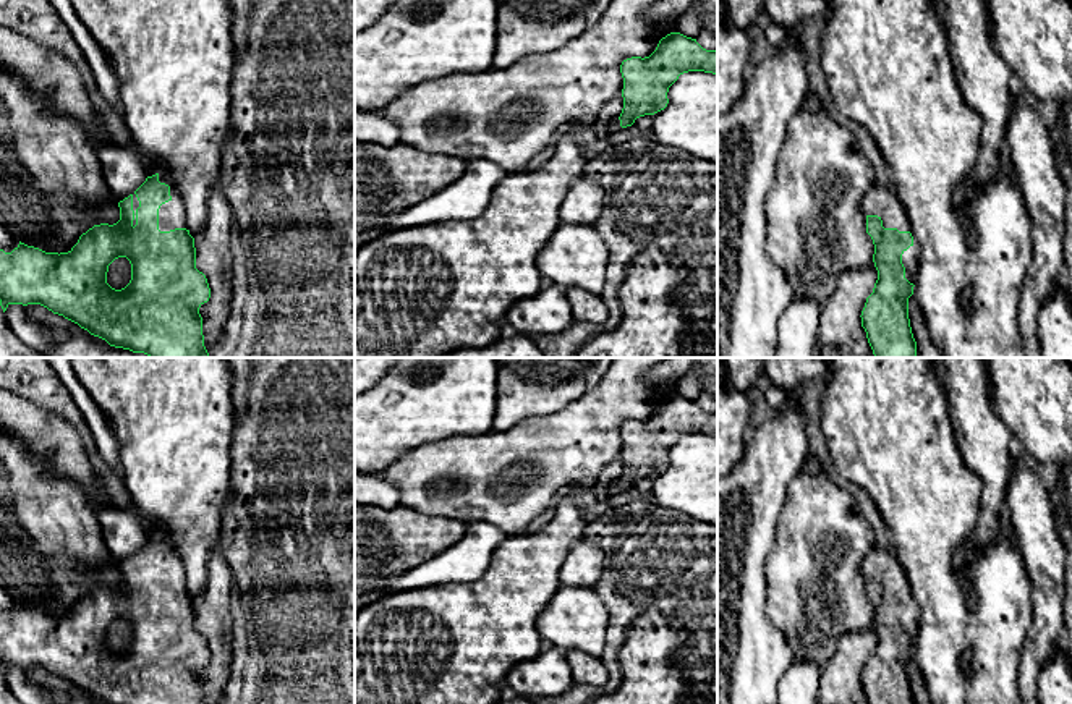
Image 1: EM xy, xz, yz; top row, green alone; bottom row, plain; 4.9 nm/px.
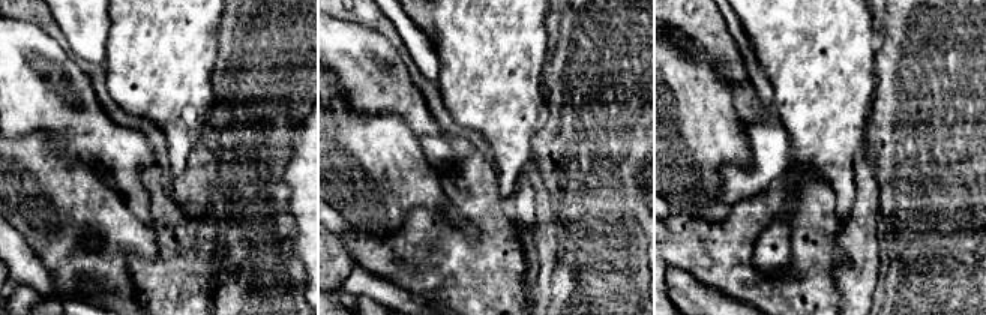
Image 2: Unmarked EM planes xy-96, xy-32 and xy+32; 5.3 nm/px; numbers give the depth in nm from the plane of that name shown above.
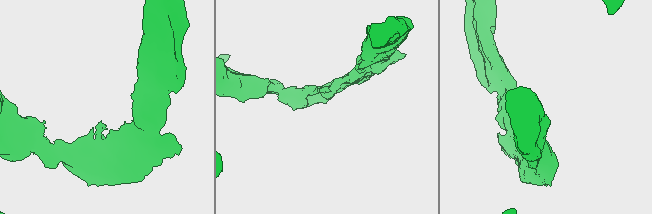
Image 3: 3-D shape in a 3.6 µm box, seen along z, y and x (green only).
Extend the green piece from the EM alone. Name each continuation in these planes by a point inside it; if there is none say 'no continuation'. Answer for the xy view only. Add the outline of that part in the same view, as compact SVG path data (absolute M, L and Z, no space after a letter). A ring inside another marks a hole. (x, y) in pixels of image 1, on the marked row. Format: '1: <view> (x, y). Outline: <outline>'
1: xy (172, 214). Outline: M159 173L159 181L170 186L170 196L172 199L160 206L159 209L159 230L160 231L170 231L175 228L186 228L189 230L188 220L186 220L186 207L175 189L172 180L167 173Z

